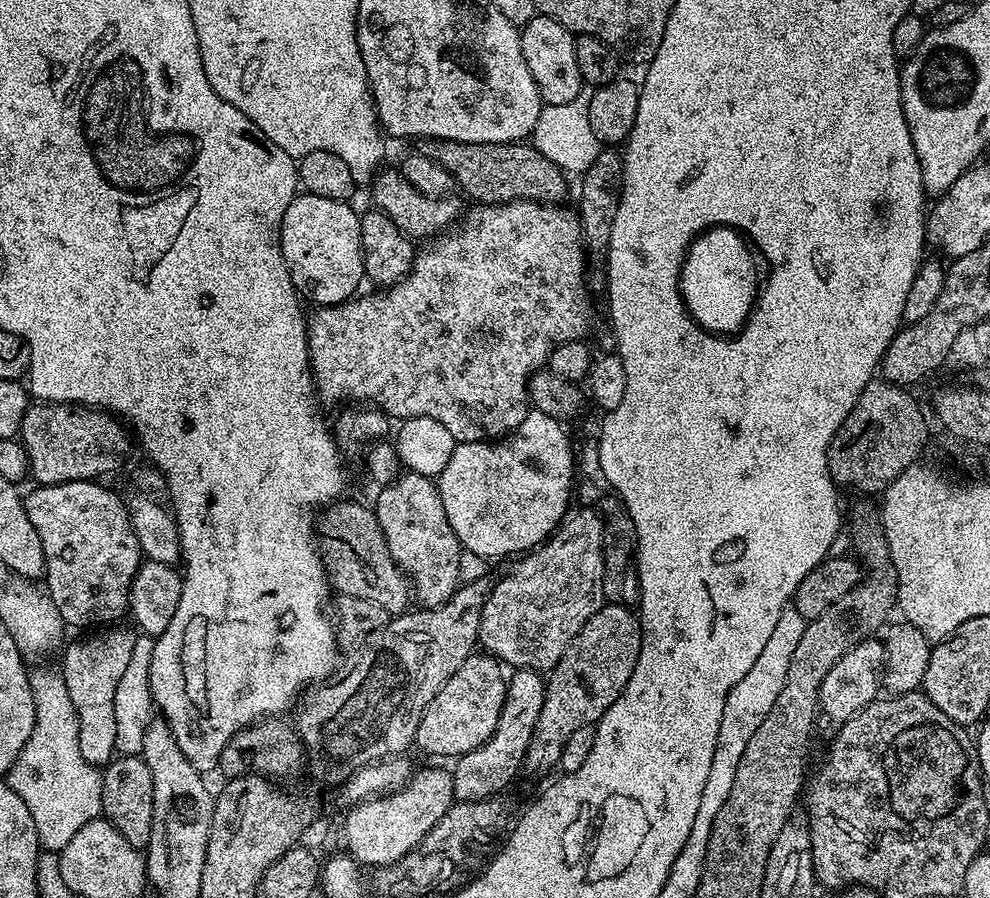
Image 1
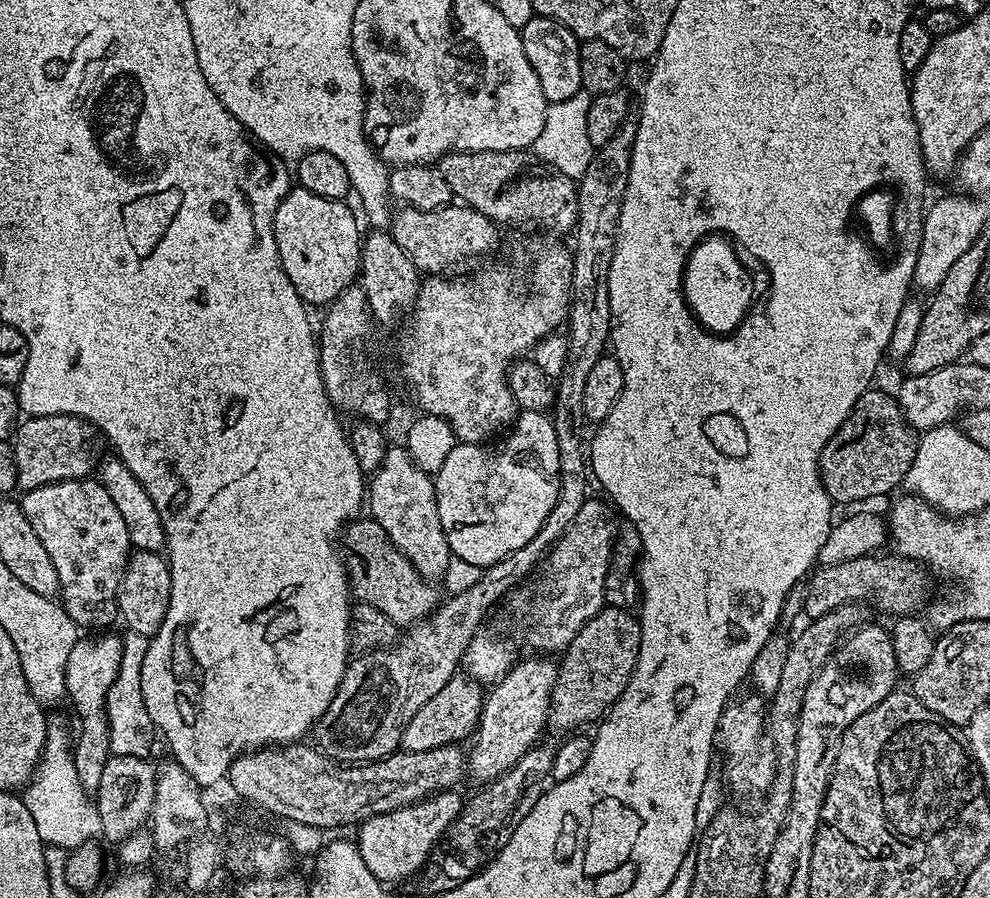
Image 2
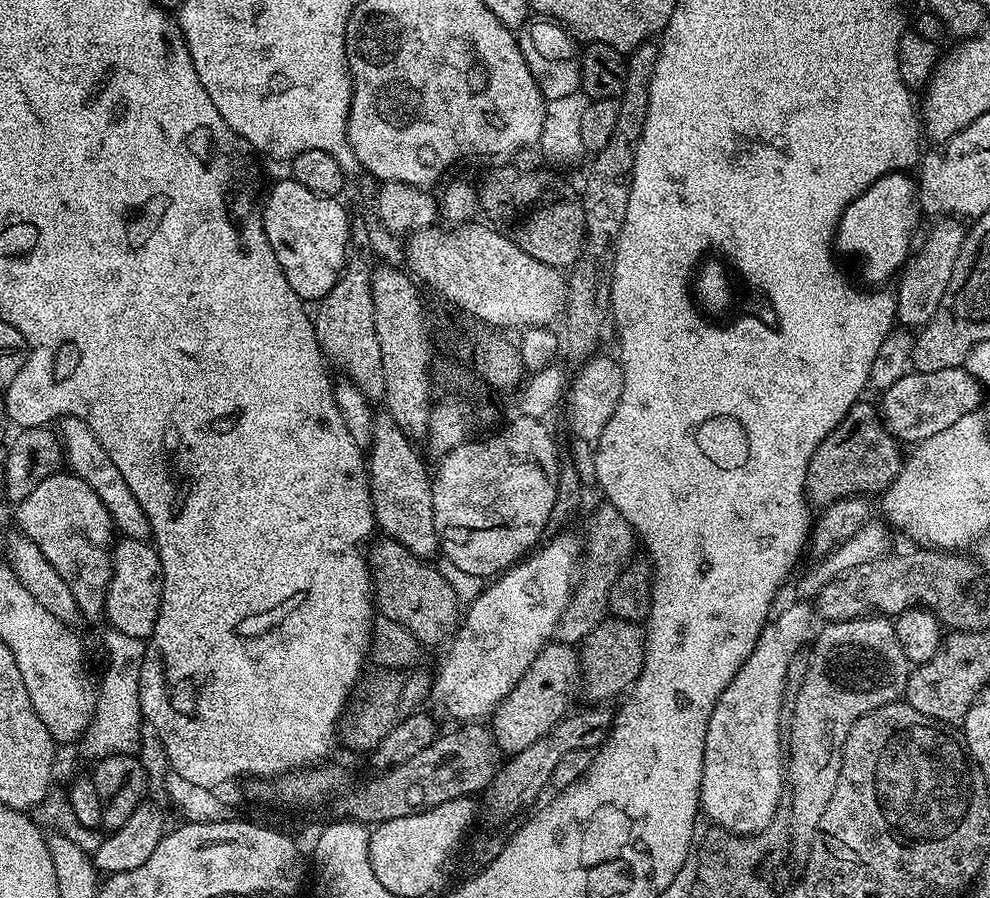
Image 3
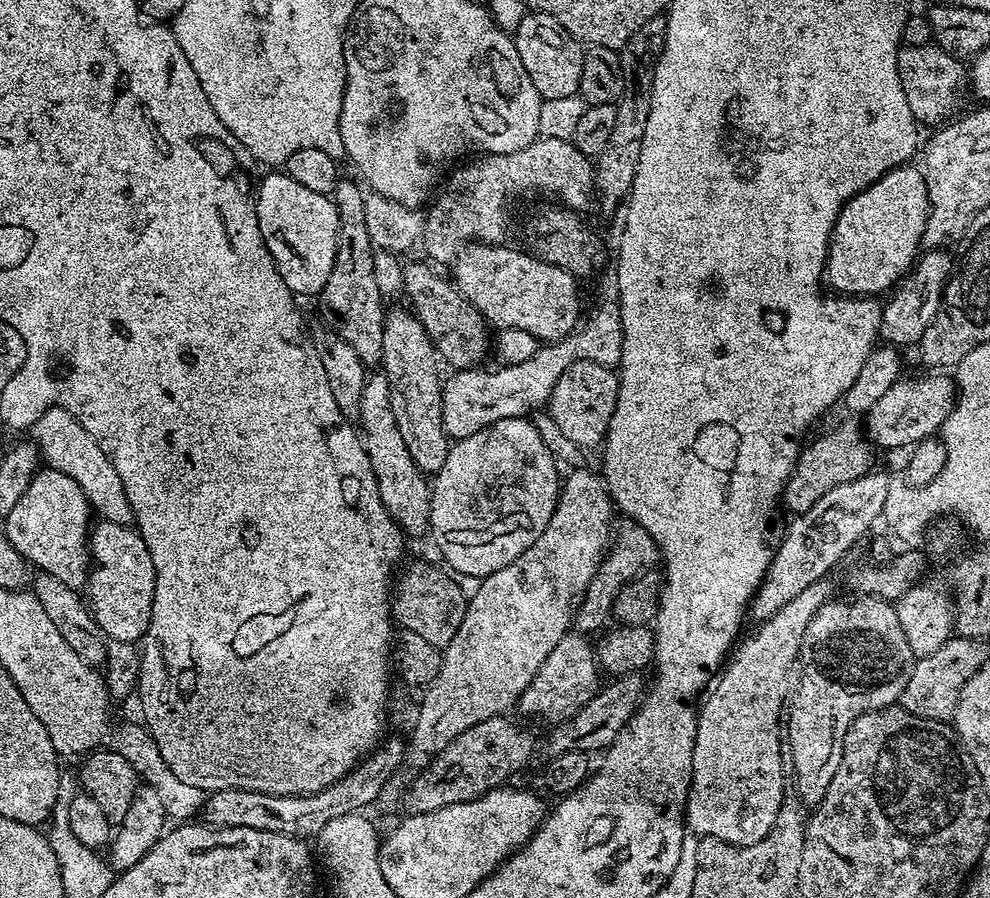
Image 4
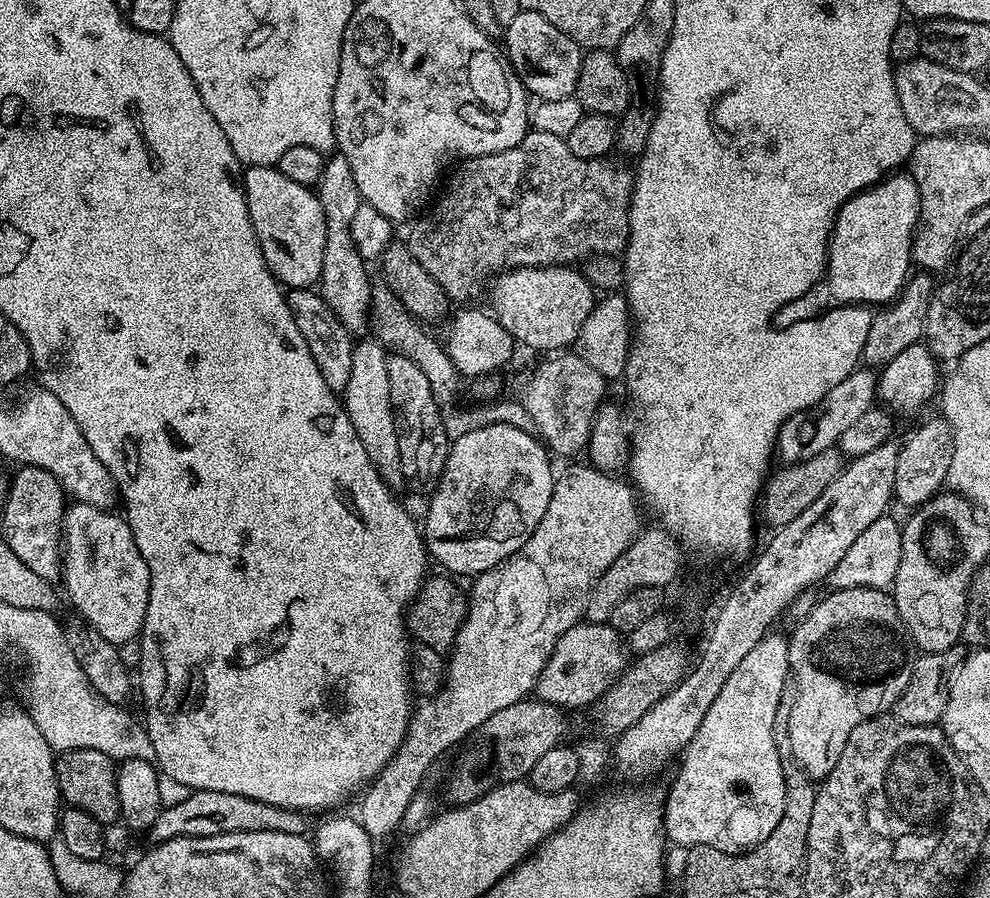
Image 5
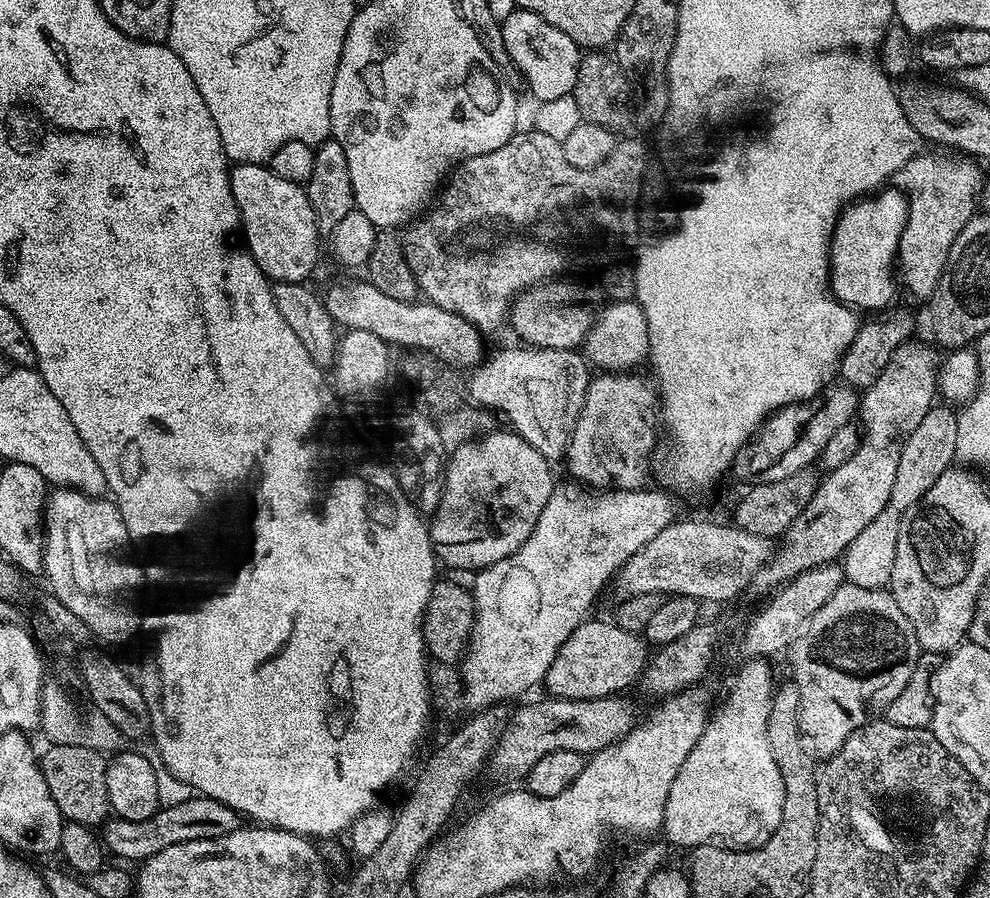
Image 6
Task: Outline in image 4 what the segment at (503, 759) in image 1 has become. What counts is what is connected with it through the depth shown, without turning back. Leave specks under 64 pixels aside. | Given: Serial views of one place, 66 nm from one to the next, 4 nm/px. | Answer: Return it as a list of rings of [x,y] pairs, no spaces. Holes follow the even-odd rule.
[[[569,634],[564,636],[550,654],[546,654],[546,662],[538,666],[538,674],[526,686],[526,690],[518,701],[518,708],[521,708],[528,716],[540,715],[542,719],[548,720],[549,725],[560,724],[566,718],[578,714],[590,698],[601,687],[601,669],[596,659],[596,649],[593,641],[584,634]]]

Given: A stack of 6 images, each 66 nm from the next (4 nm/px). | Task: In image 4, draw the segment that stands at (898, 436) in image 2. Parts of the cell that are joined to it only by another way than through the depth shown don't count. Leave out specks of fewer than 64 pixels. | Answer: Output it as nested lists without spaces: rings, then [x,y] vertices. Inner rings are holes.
[[[848,418],[837,426],[833,432],[828,432],[825,436],[820,436],[812,445],[805,447],[796,459],[794,470],[790,478],[784,484],[783,503],[788,503],[788,508],[792,514],[799,514],[810,510],[814,502],[818,502],[829,490],[834,490],[834,486],[842,486],[842,482],[854,482],[854,478],[864,476],[873,471],[877,453],[874,445],[868,439],[861,421],[856,418]]]

